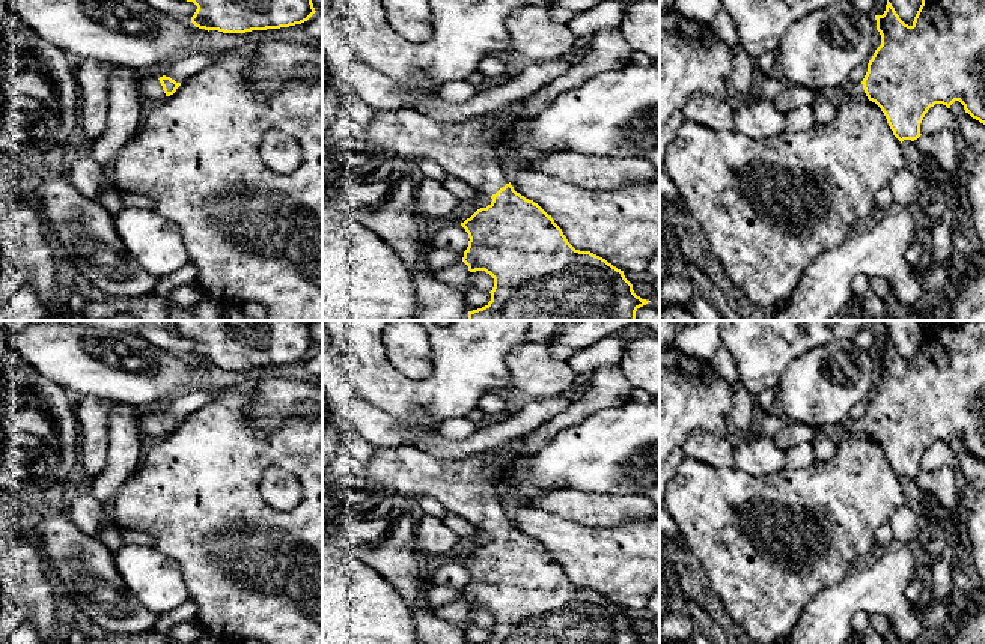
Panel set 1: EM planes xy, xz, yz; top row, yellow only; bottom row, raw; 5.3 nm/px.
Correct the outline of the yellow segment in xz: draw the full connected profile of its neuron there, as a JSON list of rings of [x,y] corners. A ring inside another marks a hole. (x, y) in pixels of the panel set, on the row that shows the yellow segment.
[[[524,102],[508,104],[464,123],[441,123],[413,108],[377,110],[372,122],[364,128],[363,138],[395,152],[414,169],[422,159],[432,159],[447,175],[468,182],[492,199],[486,208],[477,209],[461,223],[470,238],[462,262],[470,272],[485,271],[494,278],[491,301],[482,308],[468,311],[467,320],[637,320],[636,311],[651,301],[634,293],[624,271],[590,251],[575,250],[551,215],[511,185],[508,167],[497,156],[496,146],[502,134],[521,116]]]

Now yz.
[[[887,0],[883,15],[875,15],[881,45],[868,63],[861,83],[848,81],[831,96],[854,96],[875,102],[884,113],[893,135],[904,140],[917,140],[920,123],[931,107],[943,104],[947,108],[955,101],[964,105],[965,113],[985,125],[985,0],[922,0],[911,26],[905,24]]]

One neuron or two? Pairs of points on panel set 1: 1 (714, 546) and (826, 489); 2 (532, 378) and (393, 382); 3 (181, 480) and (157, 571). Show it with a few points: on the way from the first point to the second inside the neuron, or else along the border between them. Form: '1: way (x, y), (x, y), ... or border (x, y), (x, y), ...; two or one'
1: way (726, 512), (728, 503), (749, 495), (791, 495); one
2: border (520, 343), (506, 358), (509, 385); two
3: border (154, 545), (178, 565), (184, 580); two

